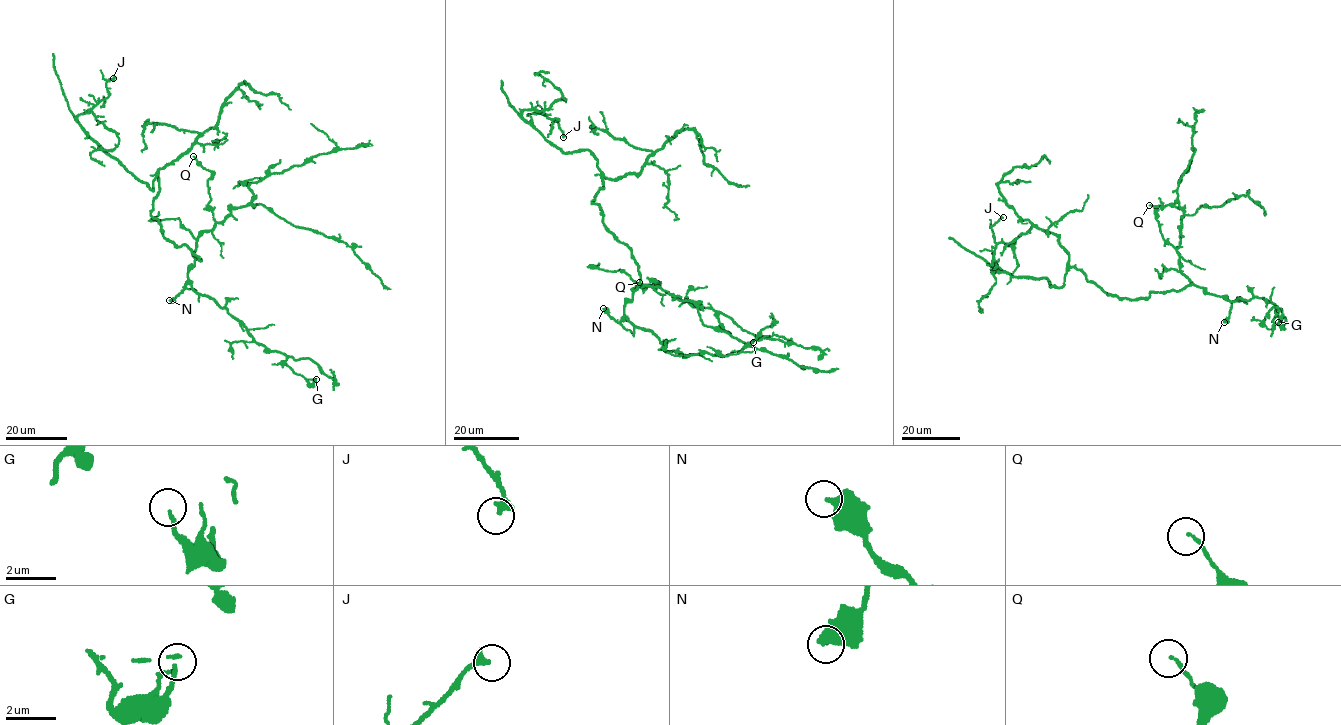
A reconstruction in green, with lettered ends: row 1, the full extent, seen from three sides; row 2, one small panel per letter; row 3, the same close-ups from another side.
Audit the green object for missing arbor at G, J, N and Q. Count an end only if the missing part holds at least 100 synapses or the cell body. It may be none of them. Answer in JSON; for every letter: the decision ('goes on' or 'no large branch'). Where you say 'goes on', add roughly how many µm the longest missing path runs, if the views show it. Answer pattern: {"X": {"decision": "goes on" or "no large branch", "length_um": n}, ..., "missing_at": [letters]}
{"G": {"decision": "no large branch"}, "J": {"decision": "no large branch"}, "N": {"decision": "no large branch"}, "Q": {"decision": "no large branch"}, "missing_at": []}

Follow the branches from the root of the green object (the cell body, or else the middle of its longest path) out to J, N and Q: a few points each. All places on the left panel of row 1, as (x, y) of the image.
J: (168, 240), (151, 214), (157, 175), (152, 190), (77, 120), (108, 96), (106, 82), (113, 78)
N: (168, 240), (178, 246), (187, 246), (201, 260), (195, 260), (182, 292), (169, 300)
Q: (168, 240), (187, 246), (201, 261), (194, 256), (195, 244), (215, 223), (208, 205), (212, 173), (193, 156)

